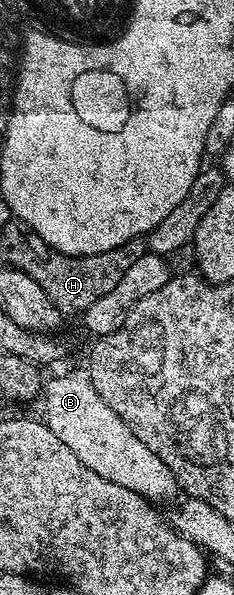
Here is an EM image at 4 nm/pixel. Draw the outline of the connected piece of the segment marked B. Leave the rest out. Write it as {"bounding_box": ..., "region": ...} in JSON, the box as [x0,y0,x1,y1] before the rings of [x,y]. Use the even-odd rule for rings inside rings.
{"bounding_box":[42,372,178,502],"region":[[[87,372],[64,373],[49,380],[42,390],[43,401],[42,417],[50,431],[54,431],[90,471],[102,475],[102,479],[110,479],[110,483],[118,483],[118,487],[126,487],[157,502],[168,501],[178,493],[176,480],[166,463],[162,463],[162,459],[158,459],[158,455],[154,455],[154,451],[150,451],[150,447],[146,447],[146,443],[142,443],[131,427],[104,402],[102,395],[94,391],[94,383]]]}

